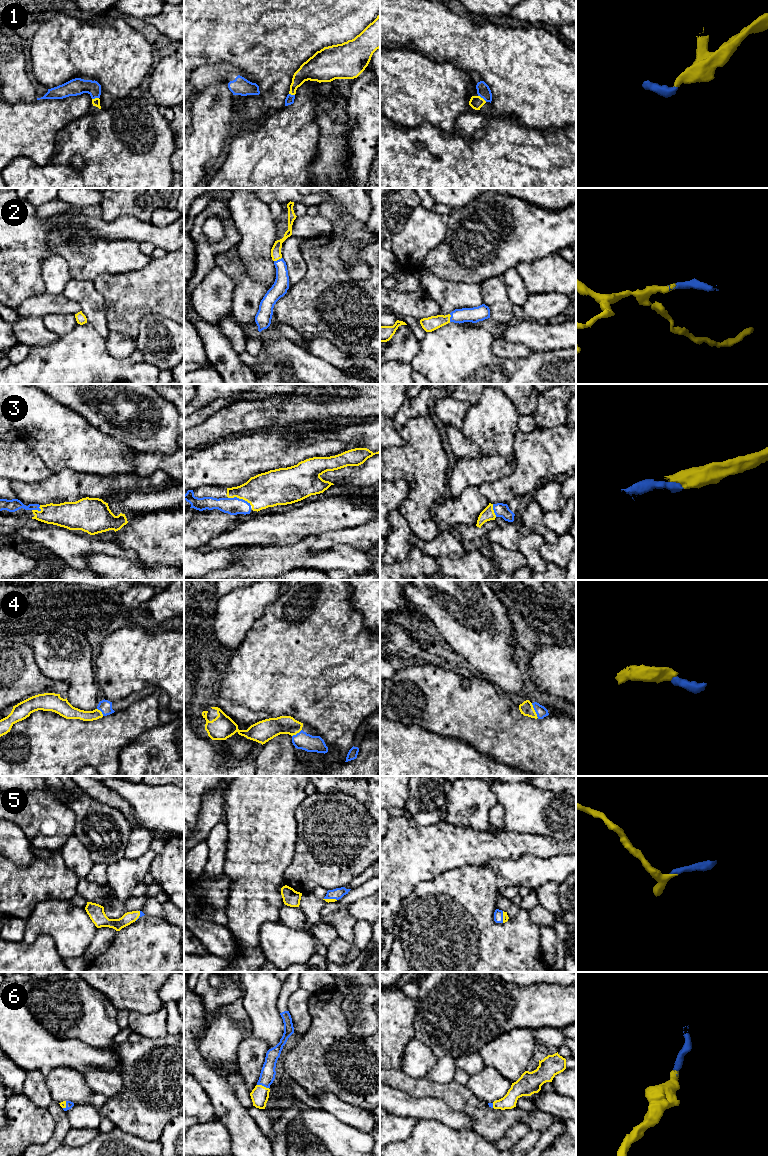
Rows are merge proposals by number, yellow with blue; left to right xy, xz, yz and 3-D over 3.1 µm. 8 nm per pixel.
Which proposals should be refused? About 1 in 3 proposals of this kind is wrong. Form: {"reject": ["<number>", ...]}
{"reject": []}

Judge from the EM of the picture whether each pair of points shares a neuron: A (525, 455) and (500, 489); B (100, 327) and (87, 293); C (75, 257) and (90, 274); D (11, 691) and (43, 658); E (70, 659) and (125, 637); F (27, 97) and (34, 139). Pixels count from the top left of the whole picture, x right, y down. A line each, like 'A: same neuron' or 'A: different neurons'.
A: same neuron
B: same neuron
C: same neuron
D: different neurons
E: different neurons
F: different neurons

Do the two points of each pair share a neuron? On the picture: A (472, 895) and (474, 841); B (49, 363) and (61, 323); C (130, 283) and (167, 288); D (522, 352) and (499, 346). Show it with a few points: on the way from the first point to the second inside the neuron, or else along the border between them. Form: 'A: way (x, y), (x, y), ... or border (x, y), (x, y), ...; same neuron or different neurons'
A: border (484, 864), (462, 865), (450, 870); different neurons
B: border (77, 323), (69, 332), (59, 336); different neurons
C: way (139, 288), (158, 288); same neuron
D: way (516, 351), (505, 349); same neuron

